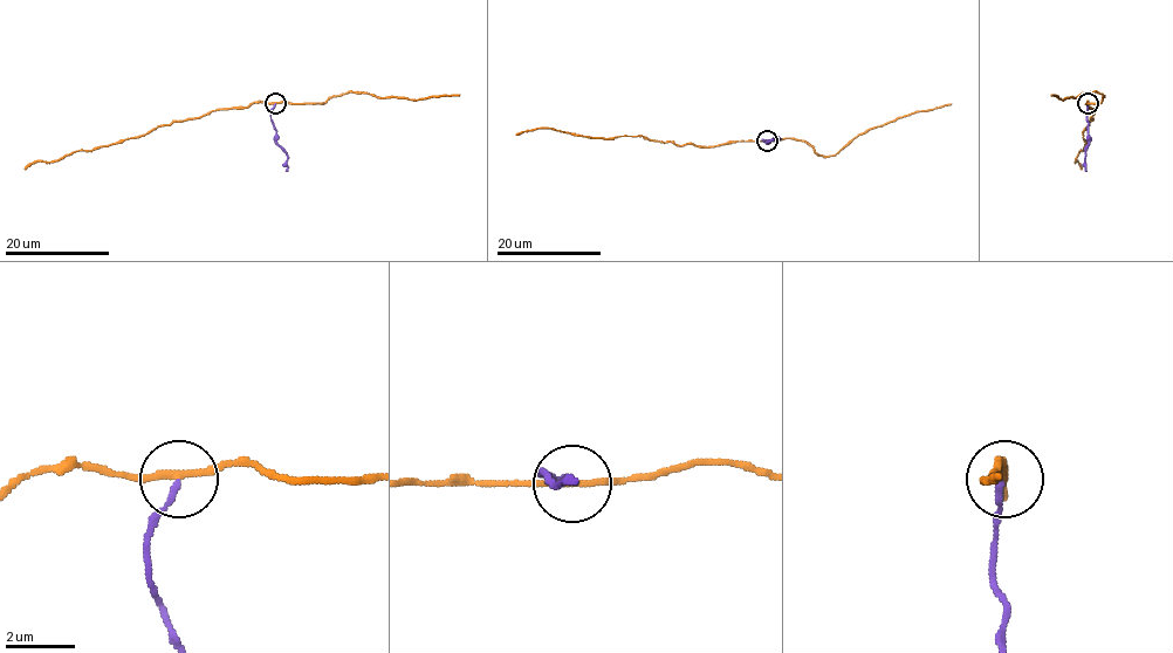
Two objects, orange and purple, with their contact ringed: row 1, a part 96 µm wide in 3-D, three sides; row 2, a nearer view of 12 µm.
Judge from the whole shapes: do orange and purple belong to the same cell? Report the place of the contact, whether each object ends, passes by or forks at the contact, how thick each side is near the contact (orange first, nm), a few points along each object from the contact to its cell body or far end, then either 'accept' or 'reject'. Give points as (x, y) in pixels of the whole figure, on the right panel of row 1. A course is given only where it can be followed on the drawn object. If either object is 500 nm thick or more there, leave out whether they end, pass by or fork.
place (1088, 103); orange passes by; purple ends; calibres 170 and 160 nm; course orange (1088, 104), (1095, 110), (1090, 117), (1093, 119), (1083, 133), (1085, 145), (1075, 158), (1082, 169); course purple (1088, 104), (1086, 171); reject

